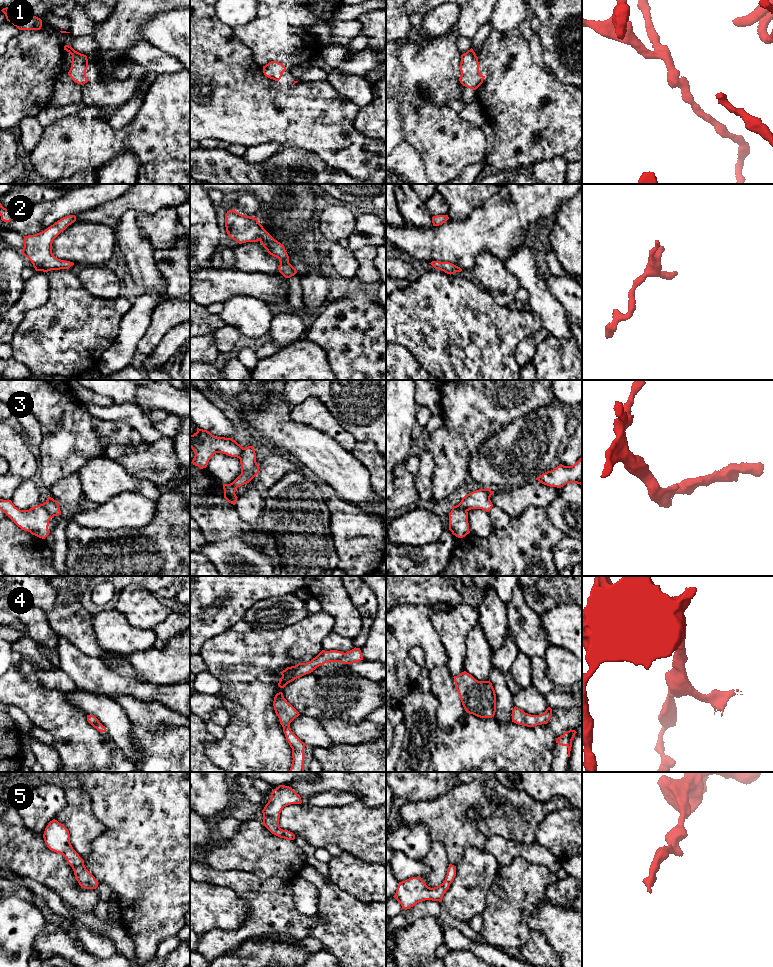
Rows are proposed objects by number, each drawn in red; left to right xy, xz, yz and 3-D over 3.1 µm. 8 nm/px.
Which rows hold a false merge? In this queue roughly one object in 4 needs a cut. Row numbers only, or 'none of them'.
3

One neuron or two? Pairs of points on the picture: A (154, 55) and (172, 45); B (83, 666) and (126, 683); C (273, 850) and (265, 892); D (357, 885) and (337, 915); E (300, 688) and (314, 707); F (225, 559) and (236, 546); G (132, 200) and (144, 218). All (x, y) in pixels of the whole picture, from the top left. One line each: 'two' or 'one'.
A: two
B: one
C: two
D: two
E: one
F: one
G: two

